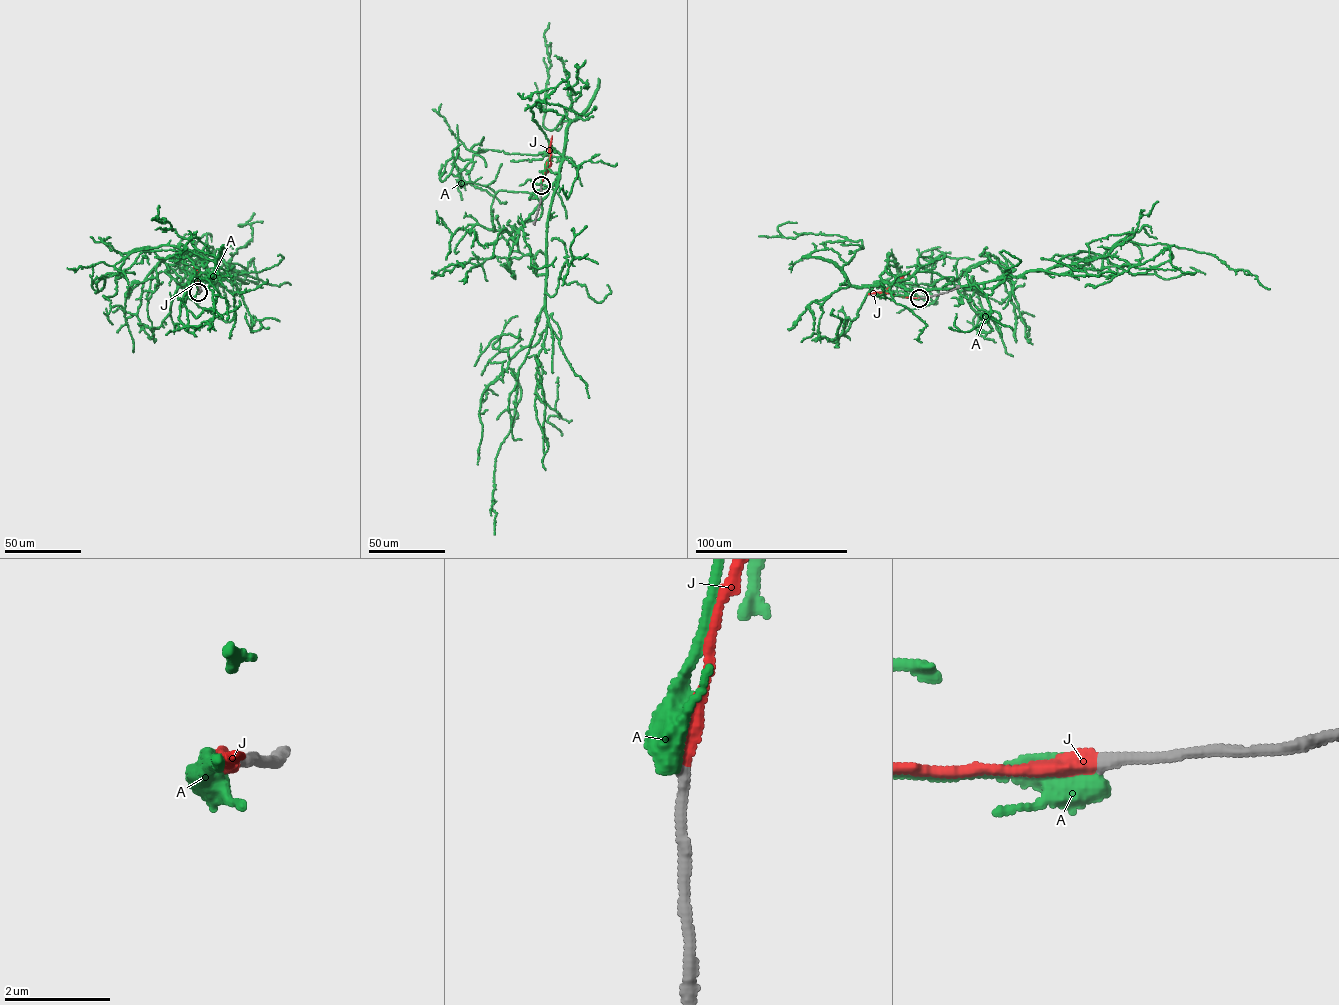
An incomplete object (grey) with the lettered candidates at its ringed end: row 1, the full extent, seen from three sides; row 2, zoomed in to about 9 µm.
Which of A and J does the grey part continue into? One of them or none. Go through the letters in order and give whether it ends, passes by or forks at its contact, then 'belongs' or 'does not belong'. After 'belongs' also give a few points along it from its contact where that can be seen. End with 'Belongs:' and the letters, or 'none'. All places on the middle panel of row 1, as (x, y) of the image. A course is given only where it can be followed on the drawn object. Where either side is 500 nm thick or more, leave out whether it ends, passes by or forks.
A: it passes by | does not belong
J: it ends | belongs | via (540, 185), (550, 155), (549, 149), (551, 163), (544, 176)
Belongs: J

